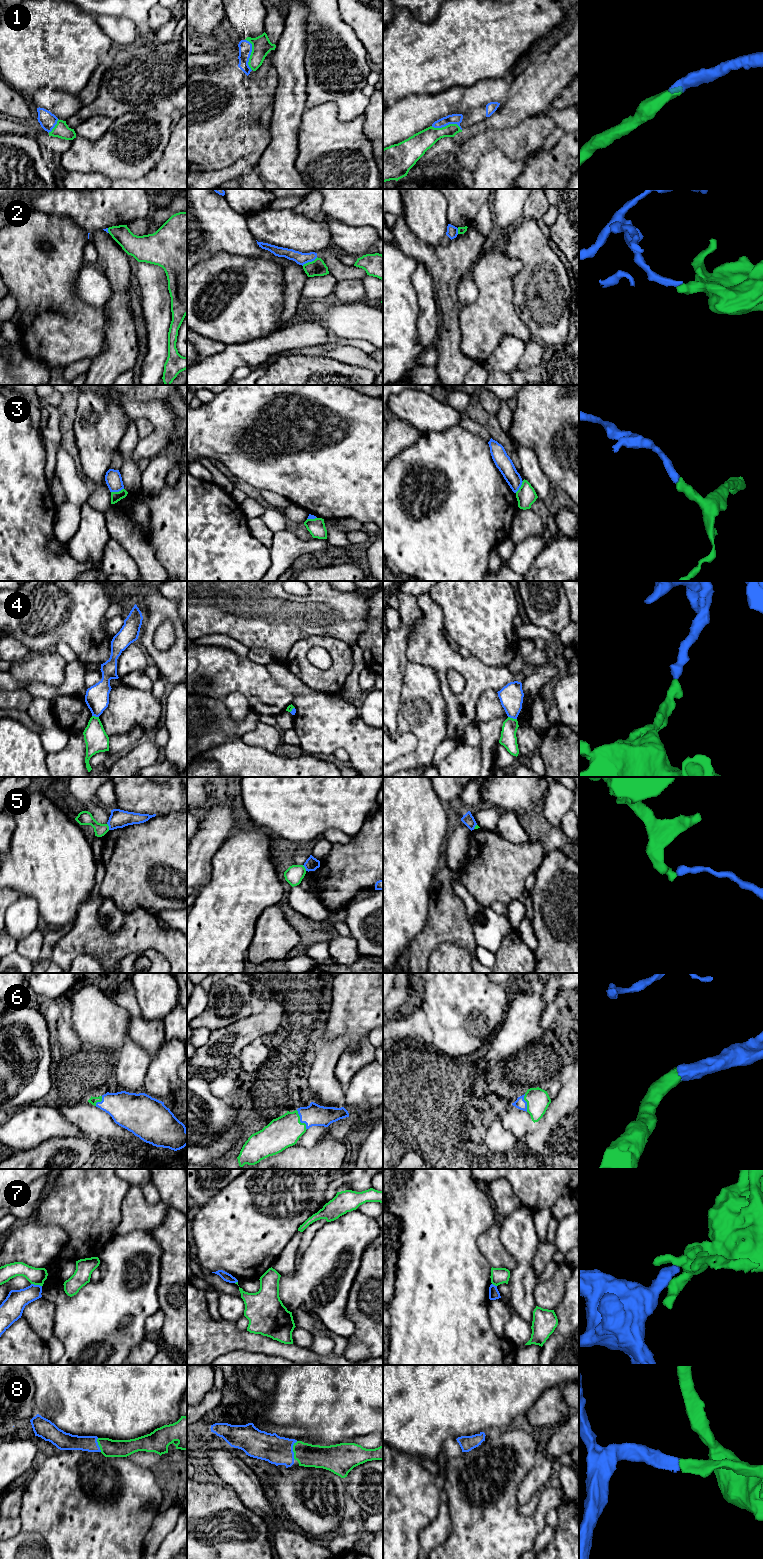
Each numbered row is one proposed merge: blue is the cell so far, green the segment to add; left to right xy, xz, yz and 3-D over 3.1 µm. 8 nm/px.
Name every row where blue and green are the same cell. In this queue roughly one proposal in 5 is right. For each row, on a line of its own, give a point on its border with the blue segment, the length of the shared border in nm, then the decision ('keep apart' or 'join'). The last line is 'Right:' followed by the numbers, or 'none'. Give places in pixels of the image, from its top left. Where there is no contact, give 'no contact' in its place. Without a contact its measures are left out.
1: xz (250, 54) | 260 nm | join
2: xz (309, 261) | 140 nm | keep apart
3: xy (117, 491) | 110 nm | keep apart
4: yz (512, 717) | 80 nm | keep apart
5: xy (108, 825) | 60 nm | keep apart
6: xz (300, 1121) | 180 nm | join
7: xy (36, 1285) | 90 nm | keep apart
8: xz (292, 1450) | 150 nm | join
Right: 1, 6, 8

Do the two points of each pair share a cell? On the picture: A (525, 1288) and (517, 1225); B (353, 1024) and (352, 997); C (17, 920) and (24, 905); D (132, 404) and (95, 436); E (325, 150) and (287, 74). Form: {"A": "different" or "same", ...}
{"A": "same", "B": "same", "C": "same", "D": "different", "E": "different"}

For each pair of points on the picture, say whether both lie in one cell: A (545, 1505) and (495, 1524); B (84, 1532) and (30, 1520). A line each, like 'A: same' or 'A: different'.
A: same
B: same

